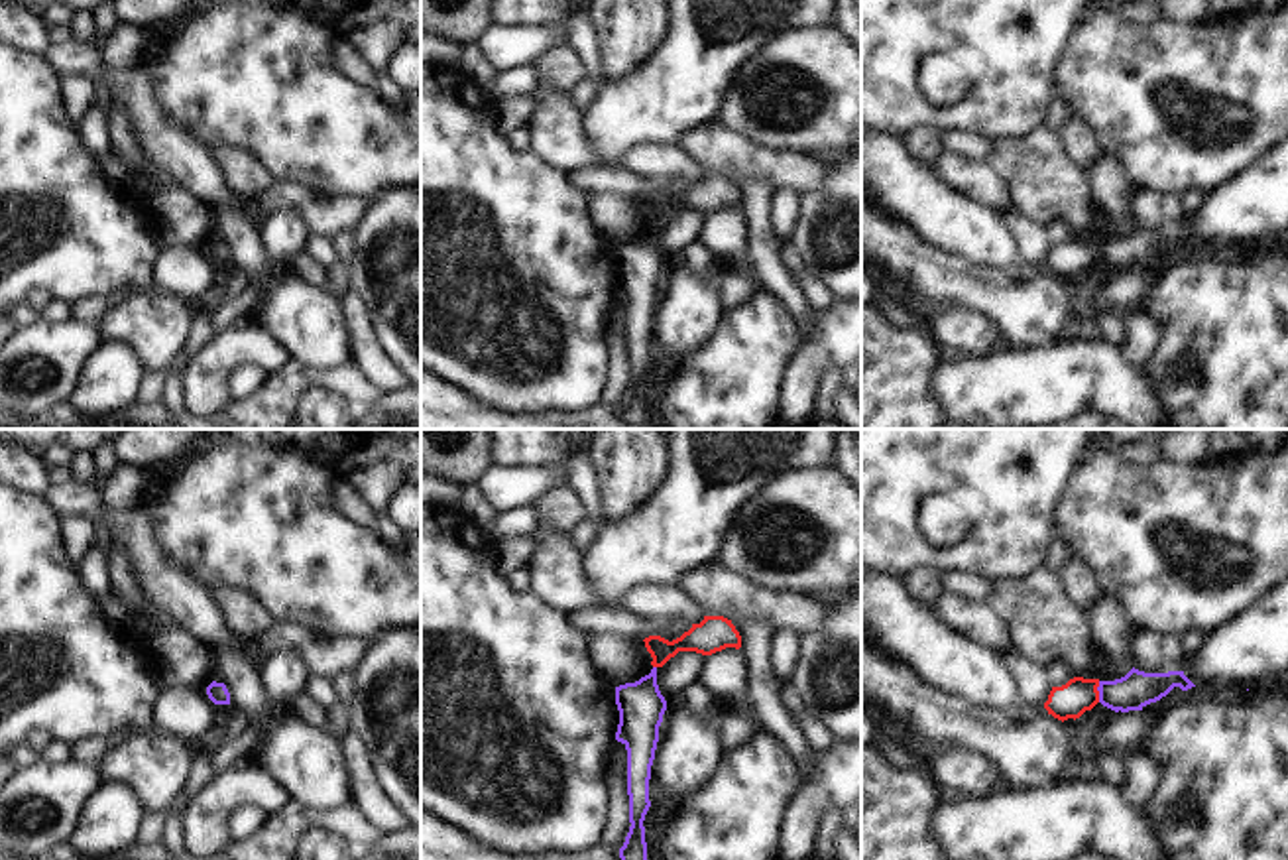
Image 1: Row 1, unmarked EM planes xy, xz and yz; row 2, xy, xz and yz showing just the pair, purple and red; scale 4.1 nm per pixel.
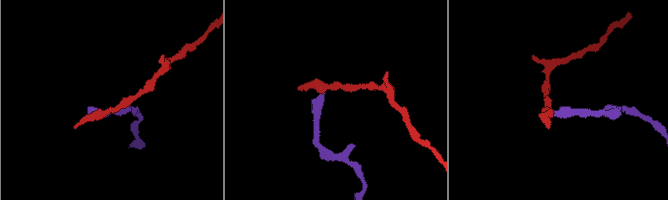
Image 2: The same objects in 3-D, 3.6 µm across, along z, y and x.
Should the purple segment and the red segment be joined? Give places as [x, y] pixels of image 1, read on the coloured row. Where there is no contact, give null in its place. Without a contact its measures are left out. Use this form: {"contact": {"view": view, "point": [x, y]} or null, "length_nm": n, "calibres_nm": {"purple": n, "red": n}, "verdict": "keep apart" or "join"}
{"contact": {"view": "yz", "point": [1098, 689]}, "length_nm": 90, "calibres_nm": {"purple": 150, "red": 140}, "verdict": "join"}

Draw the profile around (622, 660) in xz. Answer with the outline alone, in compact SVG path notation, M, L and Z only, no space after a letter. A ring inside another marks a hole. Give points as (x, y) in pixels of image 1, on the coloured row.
M612 632L584 636L590 663L617 687L649 675L653 657L643 640L629 640Z

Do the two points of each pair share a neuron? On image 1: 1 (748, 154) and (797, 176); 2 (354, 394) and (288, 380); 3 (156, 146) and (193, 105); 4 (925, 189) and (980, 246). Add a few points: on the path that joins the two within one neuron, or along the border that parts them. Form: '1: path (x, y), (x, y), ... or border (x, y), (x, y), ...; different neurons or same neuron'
1: path (760, 162), (785, 170); same neuron
2: path (339, 380), (303, 378); same neuron
3: border (150, 85), (160, 109), (207, 148); different neurons
4: path (936, 203), (966, 233); same neuron

